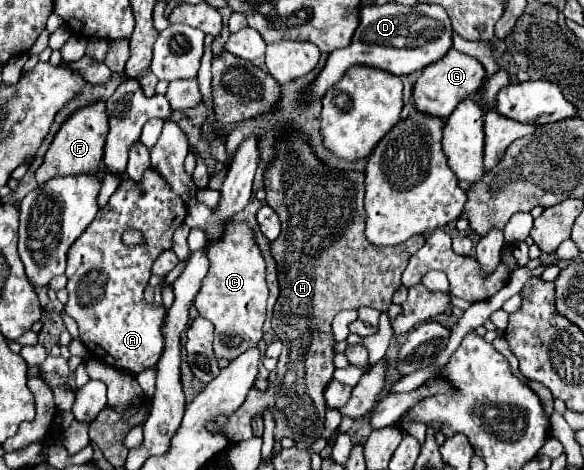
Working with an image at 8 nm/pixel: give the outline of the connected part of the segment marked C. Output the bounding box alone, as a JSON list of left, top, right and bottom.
[195,223,269,361]

